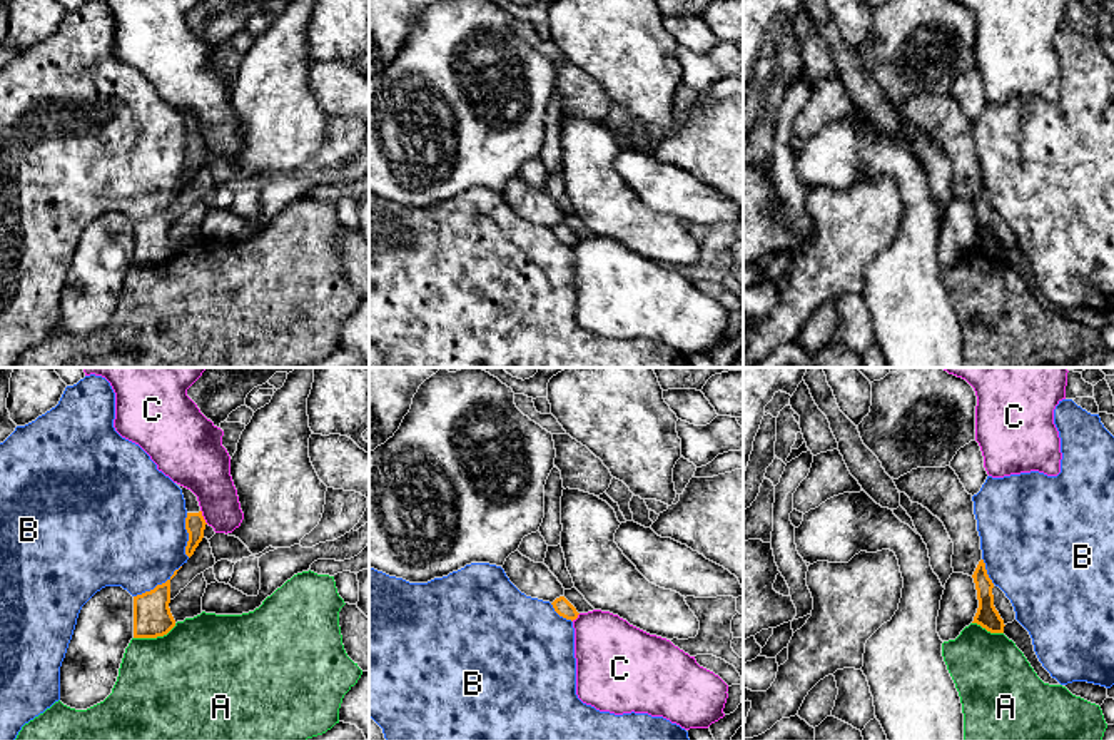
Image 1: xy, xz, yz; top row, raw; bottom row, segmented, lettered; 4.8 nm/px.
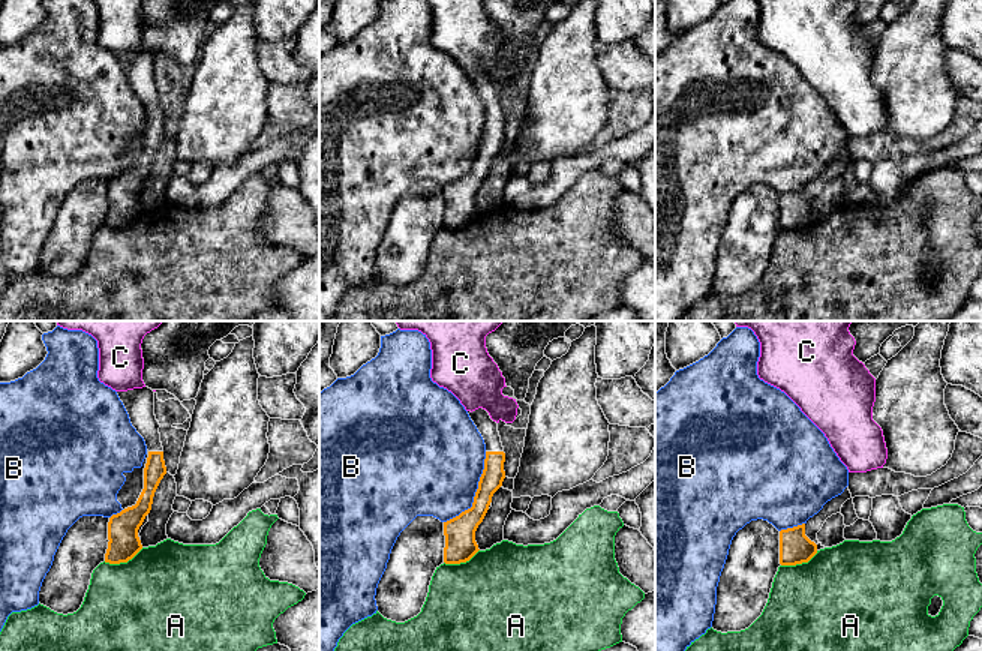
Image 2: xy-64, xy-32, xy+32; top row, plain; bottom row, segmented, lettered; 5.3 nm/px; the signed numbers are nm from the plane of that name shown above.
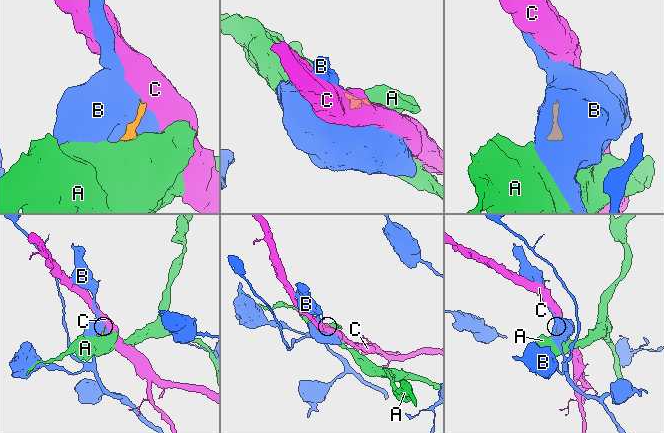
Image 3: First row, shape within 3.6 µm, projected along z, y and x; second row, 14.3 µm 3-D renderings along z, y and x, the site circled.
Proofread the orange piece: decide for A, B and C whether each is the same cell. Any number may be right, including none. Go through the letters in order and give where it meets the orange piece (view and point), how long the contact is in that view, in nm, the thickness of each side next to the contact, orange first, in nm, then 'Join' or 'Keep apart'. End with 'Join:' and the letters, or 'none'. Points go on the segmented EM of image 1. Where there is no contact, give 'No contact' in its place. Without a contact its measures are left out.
A: Touches orange at xy (154, 637). Shared border 220 nm. Thickness 180 nm (orange) against 500 nm. Keep apart
B: Touches orange at xy (157, 585). Shared border 280 nm. Thickness 180 nm (orange) against 480 nm. Keep apart
C: Touches orange at xy (202, 516). Shared border 80 nm. Thickness 100 nm (orange) against 280 nm. Keep apart
Join: none

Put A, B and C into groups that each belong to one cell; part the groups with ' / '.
A / B / C

